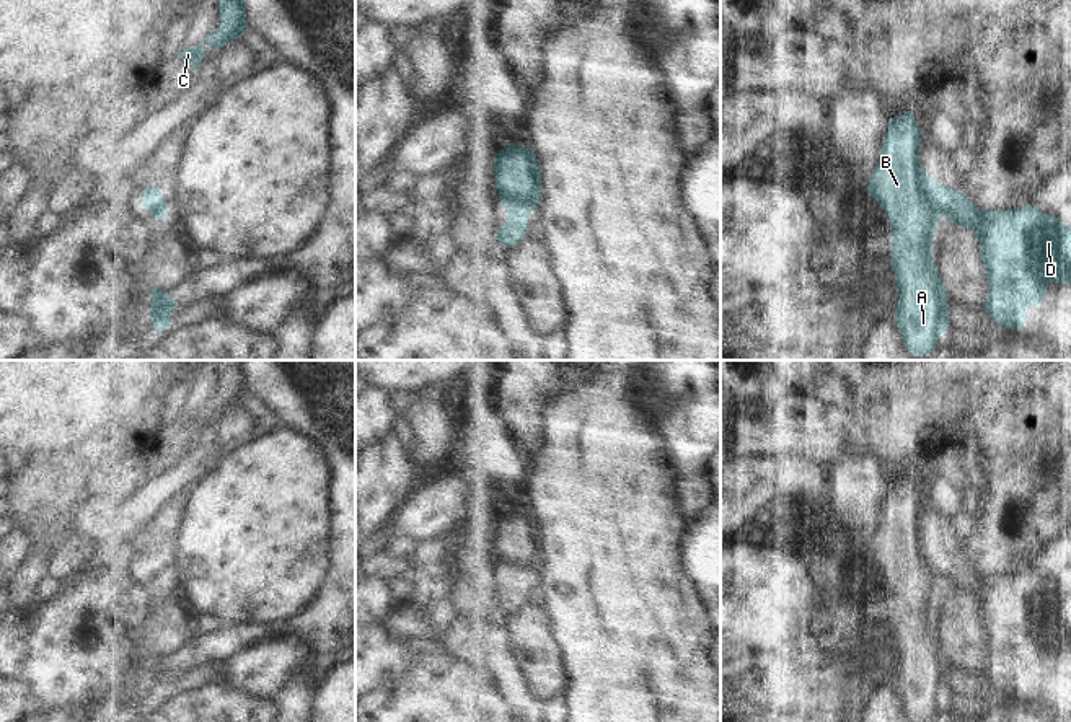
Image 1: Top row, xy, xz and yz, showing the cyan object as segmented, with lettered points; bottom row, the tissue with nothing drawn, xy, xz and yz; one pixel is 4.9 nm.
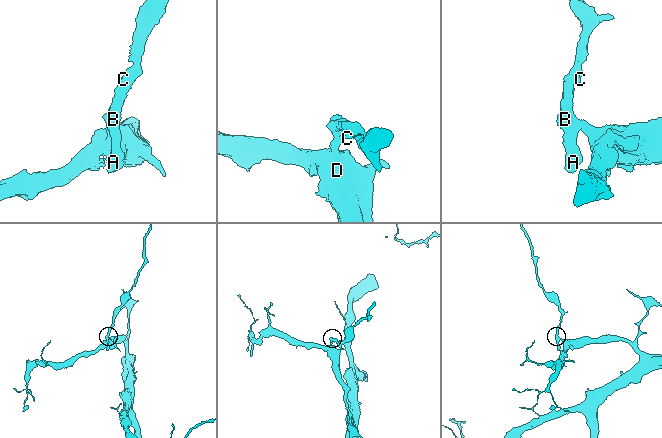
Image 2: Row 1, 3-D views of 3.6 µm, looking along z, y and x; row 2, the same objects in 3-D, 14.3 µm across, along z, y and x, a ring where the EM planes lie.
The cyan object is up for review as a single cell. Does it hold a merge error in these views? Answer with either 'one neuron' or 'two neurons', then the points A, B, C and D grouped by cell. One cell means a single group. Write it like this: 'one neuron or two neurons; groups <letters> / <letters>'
two neurons; groups A B C / D

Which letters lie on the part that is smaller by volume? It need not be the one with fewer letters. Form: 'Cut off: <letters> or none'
Cut off: A, B, C

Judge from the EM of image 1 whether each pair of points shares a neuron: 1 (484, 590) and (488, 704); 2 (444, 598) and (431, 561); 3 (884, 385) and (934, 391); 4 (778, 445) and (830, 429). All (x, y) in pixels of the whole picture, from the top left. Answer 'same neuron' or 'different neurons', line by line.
1: different neurons
2: same neuron
3: different neurons
4: same neuron

